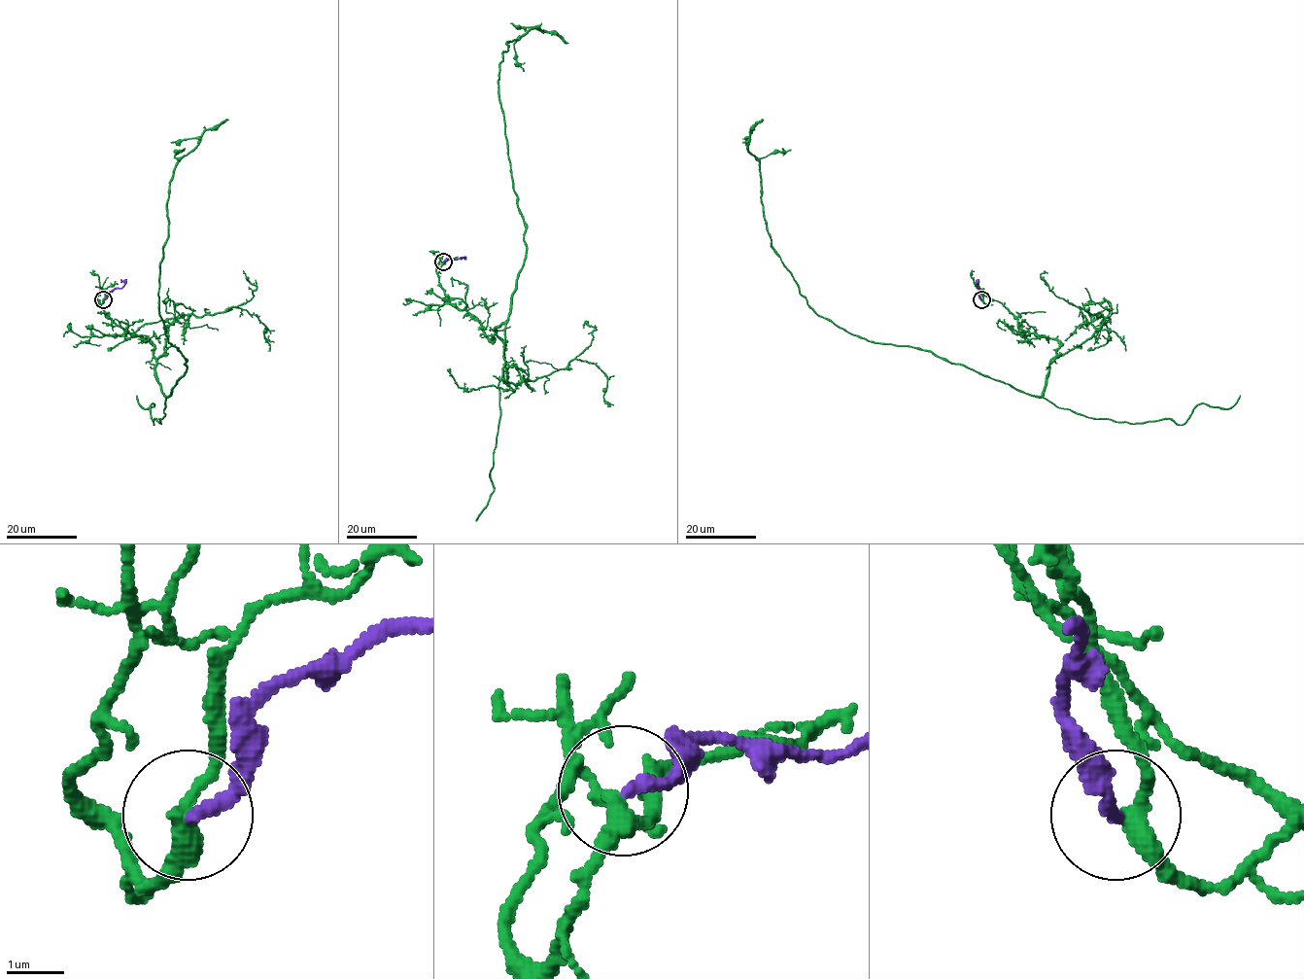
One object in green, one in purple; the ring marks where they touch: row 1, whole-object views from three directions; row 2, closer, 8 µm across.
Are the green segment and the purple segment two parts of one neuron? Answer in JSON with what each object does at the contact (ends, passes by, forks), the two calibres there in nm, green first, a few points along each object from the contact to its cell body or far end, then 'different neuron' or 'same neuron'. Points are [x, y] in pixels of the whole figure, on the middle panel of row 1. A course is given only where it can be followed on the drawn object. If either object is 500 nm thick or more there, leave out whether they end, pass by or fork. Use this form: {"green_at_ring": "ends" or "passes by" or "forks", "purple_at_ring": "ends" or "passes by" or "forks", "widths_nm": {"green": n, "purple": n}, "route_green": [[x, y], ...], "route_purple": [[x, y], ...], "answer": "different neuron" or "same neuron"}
{"green_at_ring": "passes by", "purple_at_ring": "ends", "widths_nm": {"green": 320, "purple": 220}, "route_green": [[442, 262], [440, 287], [494, 339], [526, 243], [499, 64], [507, 42], [532, 28], [567, 43]], "route_purple": [[442, 262], [463, 257], [461, 259]], "answer": "different neuron"}

